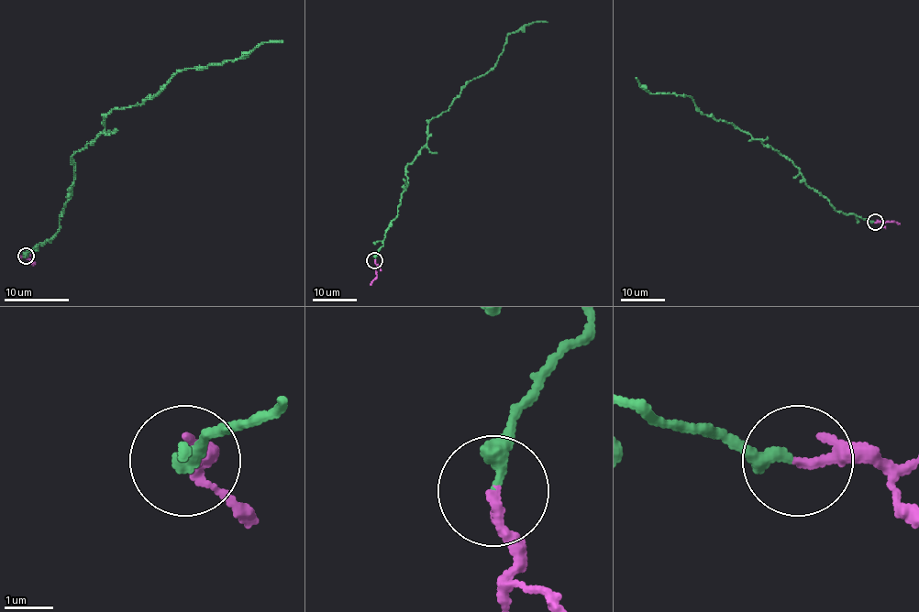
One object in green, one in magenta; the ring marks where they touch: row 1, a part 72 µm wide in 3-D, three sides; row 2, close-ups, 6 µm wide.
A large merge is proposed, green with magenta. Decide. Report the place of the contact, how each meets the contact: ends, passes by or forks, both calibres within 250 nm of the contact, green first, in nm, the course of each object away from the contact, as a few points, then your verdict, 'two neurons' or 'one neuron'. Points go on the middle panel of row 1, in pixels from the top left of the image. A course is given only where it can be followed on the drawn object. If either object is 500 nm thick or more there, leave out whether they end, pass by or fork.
at (374, 260); green ends there; magenta ends there; 280 nm thick on the green side, 200 nm on the other; green runs (374, 259), (407, 187), (406, 167), (427, 142), (428, 123), (495, 66), (509, 34), (548, 22); magenta runs (374, 259), (377, 277), (370, 285); one neuron

